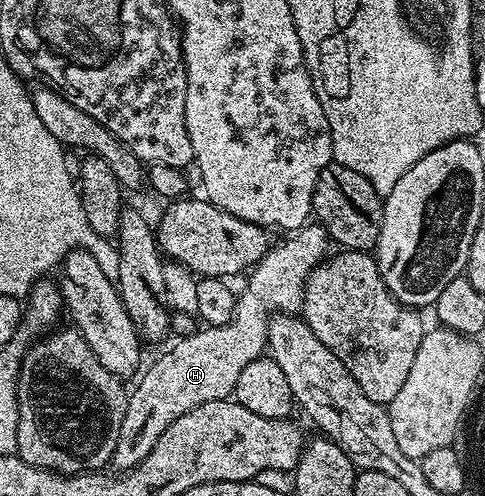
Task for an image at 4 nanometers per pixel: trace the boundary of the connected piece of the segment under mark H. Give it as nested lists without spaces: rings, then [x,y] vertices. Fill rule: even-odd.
[[[316,221],[306,222],[301,230],[292,232],[288,237],[282,239],[285,240],[278,247],[277,244],[272,246],[270,251],[258,261],[257,266],[252,268],[245,292],[240,292],[237,295],[235,313],[230,323],[218,327],[205,325],[193,331],[192,334],[180,336],[176,340],[178,343],[170,351],[163,352],[142,373],[137,388],[134,391],[132,388],[128,392],[129,400],[127,409],[123,413],[123,425],[119,425],[119,441],[115,441],[112,466],[117,466],[117,469],[128,469],[139,465],[139,461],[143,461],[143,457],[147,457],[147,453],[151,453],[151,449],[155,449],[155,441],[159,441],[159,437],[163,437],[163,429],[167,429],[167,425],[171,425],[171,421],[183,417],[183,413],[187,413],[207,401],[229,399],[237,390],[239,373],[243,373],[243,369],[247,369],[247,365],[251,361],[262,358],[266,354],[271,313],[300,312],[305,282],[309,279],[310,273],[319,264],[324,263],[330,254],[331,240],[324,227]]]

